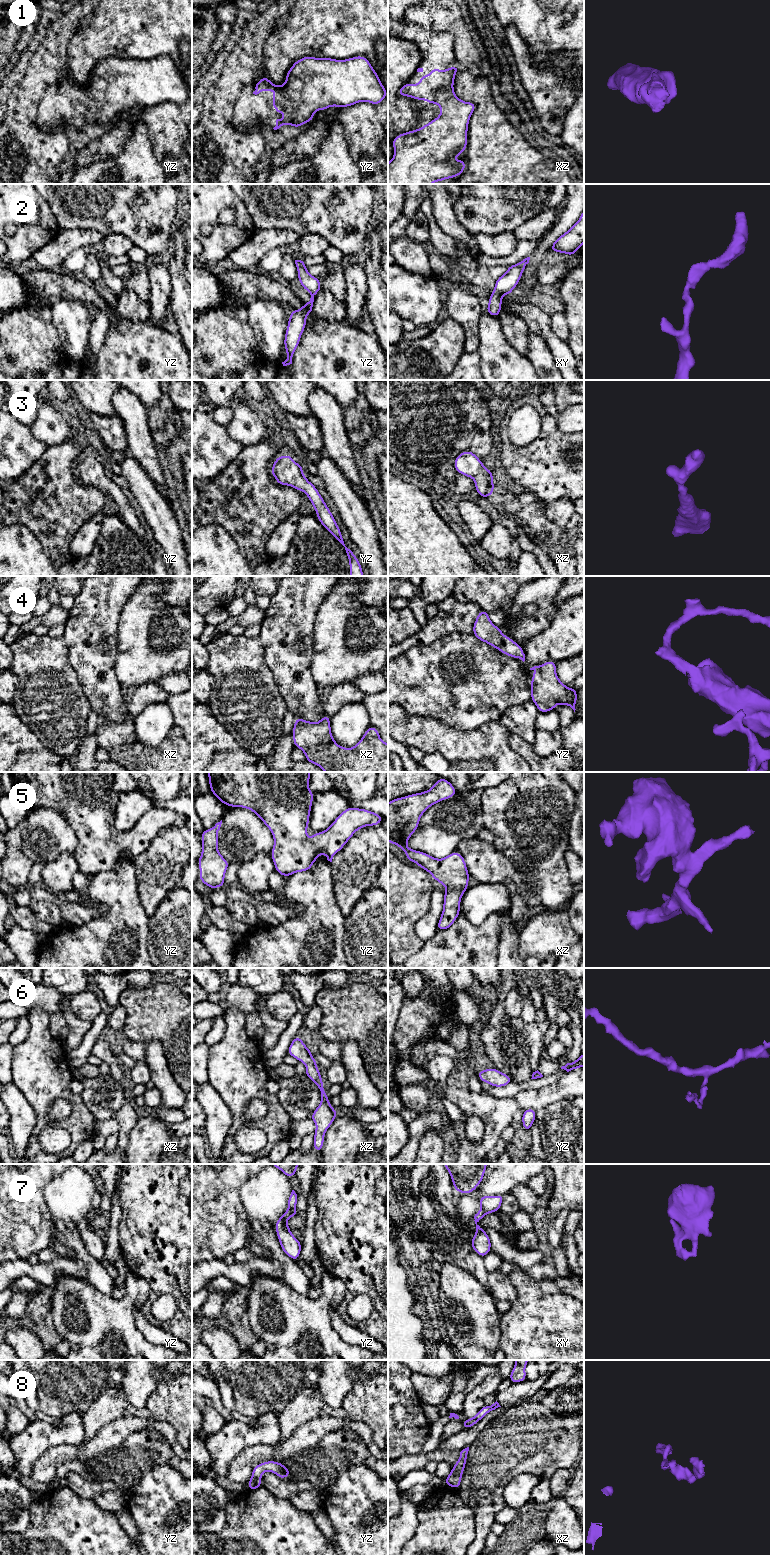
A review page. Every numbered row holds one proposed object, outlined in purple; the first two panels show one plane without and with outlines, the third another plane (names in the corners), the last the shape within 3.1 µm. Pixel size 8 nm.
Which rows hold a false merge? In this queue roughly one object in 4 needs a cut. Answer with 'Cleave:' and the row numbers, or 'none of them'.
Cleave: 8

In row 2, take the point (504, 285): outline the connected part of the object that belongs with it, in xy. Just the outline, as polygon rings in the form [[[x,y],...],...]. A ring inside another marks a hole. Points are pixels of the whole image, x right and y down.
[[[527,257],[515,265],[508,266],[508,270],[495,281],[494,291],[491,292],[489,304],[485,309],[491,316],[498,317],[501,312],[502,296],[512,294],[529,260],[530,257]]]

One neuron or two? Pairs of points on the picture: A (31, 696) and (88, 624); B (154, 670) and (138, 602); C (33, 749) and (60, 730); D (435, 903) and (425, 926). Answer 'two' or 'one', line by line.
A: two
B: one
C: two
D: one

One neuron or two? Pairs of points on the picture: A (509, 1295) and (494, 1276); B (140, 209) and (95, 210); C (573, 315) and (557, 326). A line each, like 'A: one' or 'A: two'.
A: one
B: one
C: two

